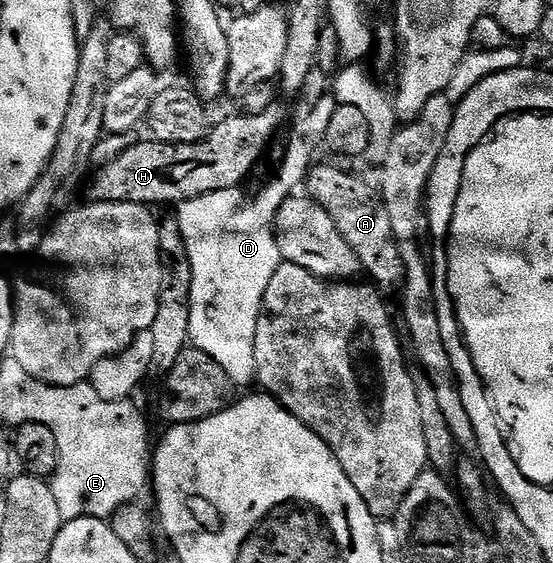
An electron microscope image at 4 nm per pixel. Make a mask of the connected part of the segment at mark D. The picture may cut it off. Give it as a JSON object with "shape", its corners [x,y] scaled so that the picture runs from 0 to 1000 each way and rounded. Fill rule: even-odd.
{"shape":[[[591,169],[552,192],[552,201],[528,222],[528,238],[514,265],[514,288],[499,316],[481,323],[458,357],[441,357],[432,334],[401,336],[327,357],[320,369],[325,373],[316,373],[351,488],[344,517],[344,606],[353,618],[373,623],[418,675],[452,670],[463,677],[459,602],[467,567],[481,510],[510,476],[495,405],[499,384],[515,353],[530,348],[541,329],[544,334],[552,327],[557,304],[573,284],[571,270],[590,252],[590,226],[608,190],[606,174]]]}

